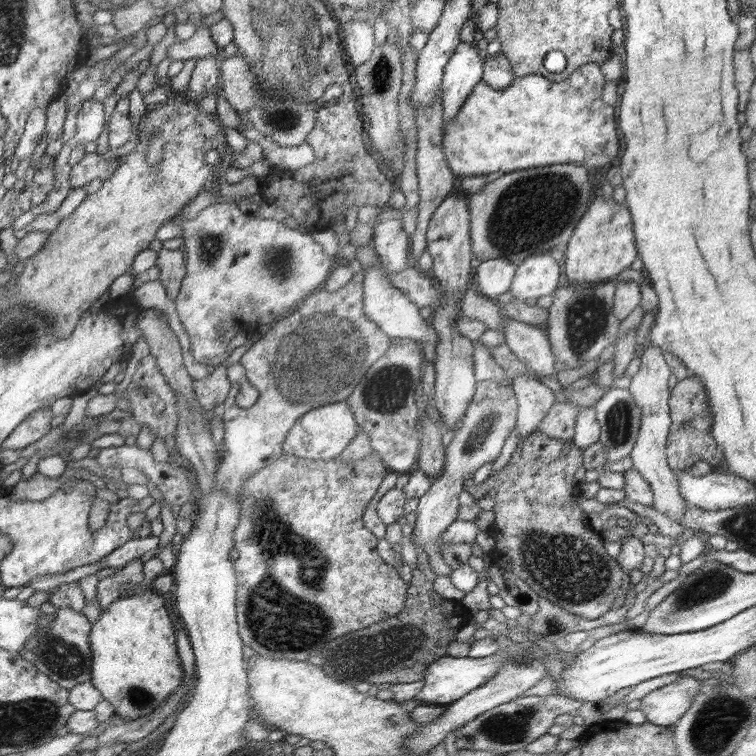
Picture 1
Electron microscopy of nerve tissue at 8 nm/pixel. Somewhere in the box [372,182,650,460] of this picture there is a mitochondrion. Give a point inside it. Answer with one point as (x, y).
(586, 318)

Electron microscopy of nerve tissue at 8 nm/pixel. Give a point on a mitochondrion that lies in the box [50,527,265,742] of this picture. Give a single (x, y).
(137, 695)

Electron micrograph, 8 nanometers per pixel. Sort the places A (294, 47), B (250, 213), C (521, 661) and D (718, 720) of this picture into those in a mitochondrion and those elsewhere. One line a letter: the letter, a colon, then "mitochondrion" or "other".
A: mitochondrion
B: other
C: mitochondrion
D: mitochondrion

